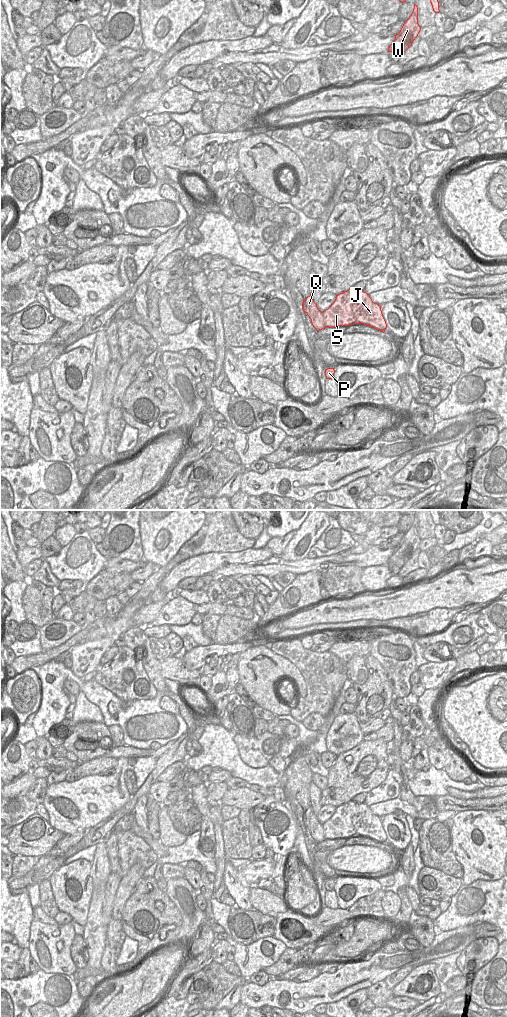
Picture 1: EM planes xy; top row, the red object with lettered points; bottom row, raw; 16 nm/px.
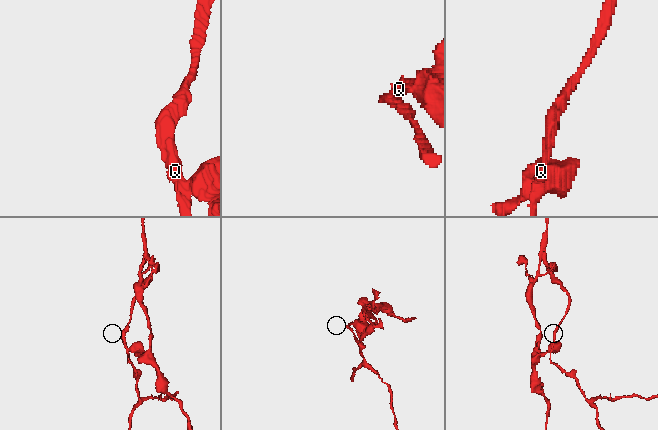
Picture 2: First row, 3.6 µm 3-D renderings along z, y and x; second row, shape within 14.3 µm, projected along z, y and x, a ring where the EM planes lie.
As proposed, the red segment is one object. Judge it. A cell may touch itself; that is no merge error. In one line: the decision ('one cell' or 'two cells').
two cells

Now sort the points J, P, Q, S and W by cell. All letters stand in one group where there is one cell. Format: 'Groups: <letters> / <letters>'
Groups: J S / P Q W.

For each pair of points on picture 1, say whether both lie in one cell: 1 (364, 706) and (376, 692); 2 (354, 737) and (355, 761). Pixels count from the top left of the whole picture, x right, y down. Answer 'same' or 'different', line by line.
1: same
2: different

